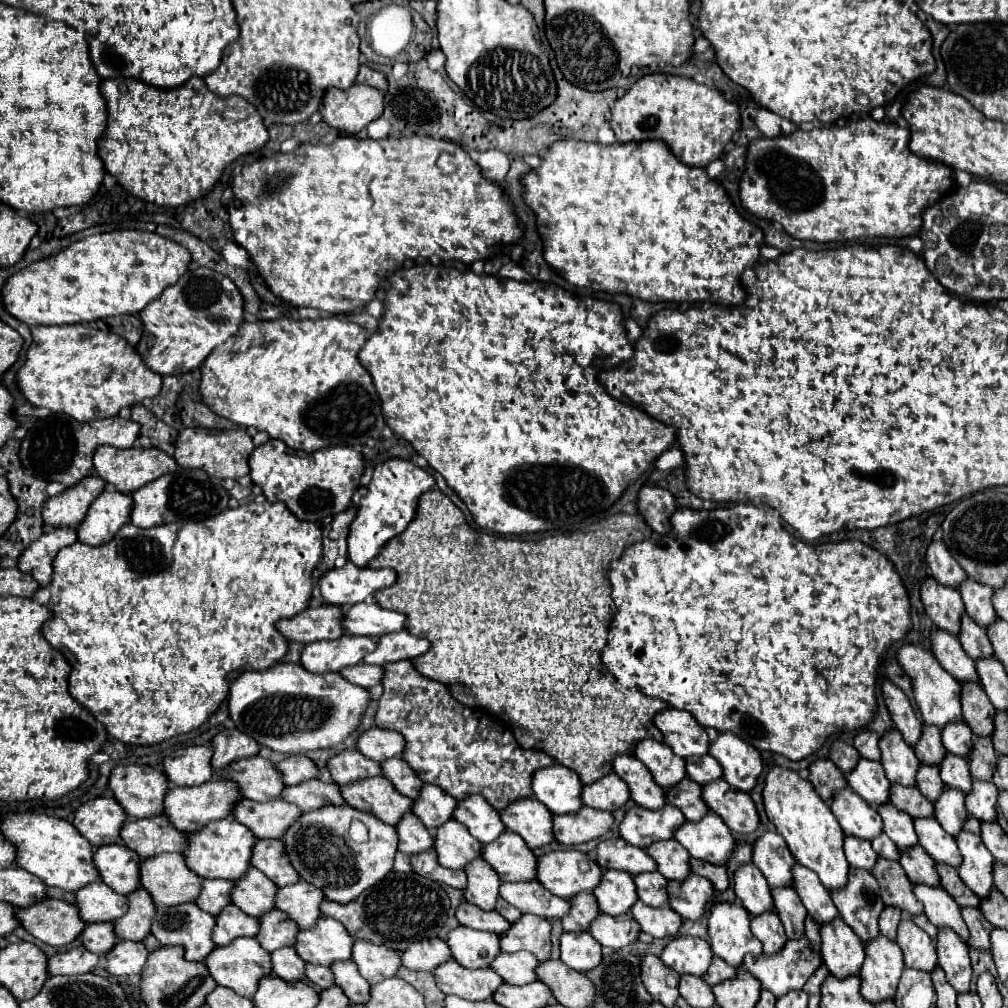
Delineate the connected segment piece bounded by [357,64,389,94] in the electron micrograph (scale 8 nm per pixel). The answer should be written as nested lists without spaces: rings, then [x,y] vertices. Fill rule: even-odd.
[[[363,64],[363,66],[359,68],[357,82],[359,82],[359,84],[369,84],[369,86],[377,88],[377,90],[379,90],[379,92],[383,92],[383,94],[389,90],[389,82],[387,82],[387,78],[385,78],[381,72],[377,72],[377,70],[369,68],[367,64]]]

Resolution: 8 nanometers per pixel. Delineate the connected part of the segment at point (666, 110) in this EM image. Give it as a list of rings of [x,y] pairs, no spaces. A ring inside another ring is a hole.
[[[645,74],[637,80],[623,98],[617,100],[611,110],[611,128],[619,142],[643,142],[643,140],[663,140],[673,150],[673,154],[691,166],[705,168],[709,162],[725,154],[725,146],[733,140],[733,134],[741,130],[739,104],[727,100],[719,90],[711,90],[705,84],[697,84],[691,78],[673,76],[673,74]]]

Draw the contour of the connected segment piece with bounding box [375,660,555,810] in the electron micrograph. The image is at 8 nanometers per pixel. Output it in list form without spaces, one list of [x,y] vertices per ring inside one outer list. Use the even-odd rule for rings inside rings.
[[[401,660],[385,666],[383,678],[383,698],[379,700],[377,710],[377,726],[387,730],[397,730],[405,736],[405,752],[403,758],[411,764],[411,768],[419,774],[419,778],[427,784],[435,784],[451,794],[455,800],[465,800],[473,794],[485,796],[497,810],[505,810],[511,802],[519,798],[531,798],[531,778],[537,770],[555,764],[555,758],[543,750],[525,750],[517,744],[511,728],[503,724],[503,720],[495,718],[485,710],[475,710],[457,702],[449,688],[437,680],[425,678],[417,672],[411,660]]]

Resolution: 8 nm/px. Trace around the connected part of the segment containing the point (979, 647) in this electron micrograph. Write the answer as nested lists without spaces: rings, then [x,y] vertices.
[[[963,614],[963,618],[961,618],[959,640],[961,640],[963,650],[965,650],[973,660],[993,658],[993,656],[995,656],[987,632],[985,632],[981,626],[977,626],[975,622],[971,622],[971,618],[967,618],[967,614]]]

